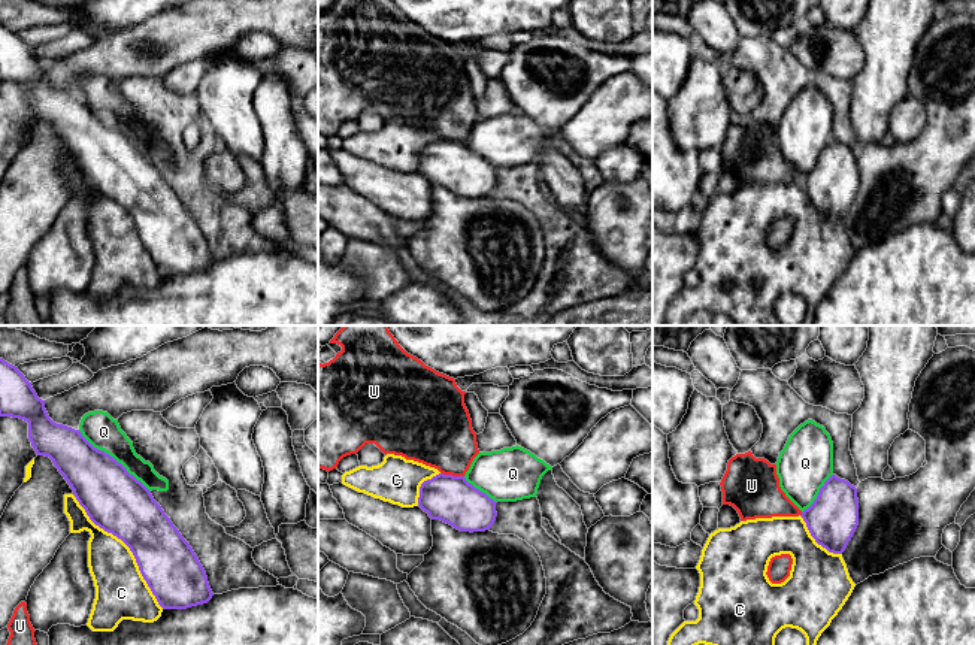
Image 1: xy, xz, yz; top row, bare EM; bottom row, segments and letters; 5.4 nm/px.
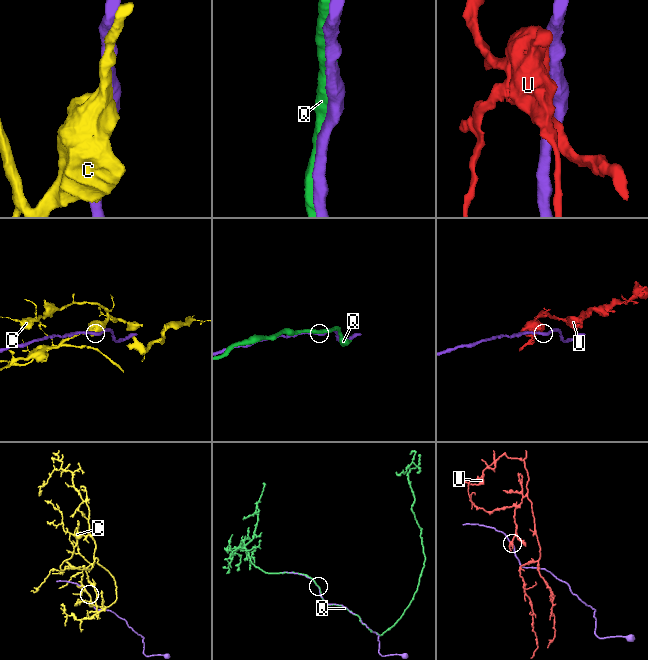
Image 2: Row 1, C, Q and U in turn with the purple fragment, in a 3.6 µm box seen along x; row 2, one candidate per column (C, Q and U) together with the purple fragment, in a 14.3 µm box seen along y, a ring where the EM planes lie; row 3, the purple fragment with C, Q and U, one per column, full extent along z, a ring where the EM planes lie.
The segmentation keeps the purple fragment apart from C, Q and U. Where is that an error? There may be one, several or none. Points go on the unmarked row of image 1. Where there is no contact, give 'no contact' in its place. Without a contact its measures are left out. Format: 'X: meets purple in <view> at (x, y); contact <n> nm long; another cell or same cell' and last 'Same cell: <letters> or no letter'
C: meets purple in xy at (129, 212); contact 800 nm long; another cell
Q: meets purple in xy at (112, 123); contact 500 nm long; same cell
U: meets purple in xz at (451, 141); contact 130 nm long; another cell
Same cell: Q

